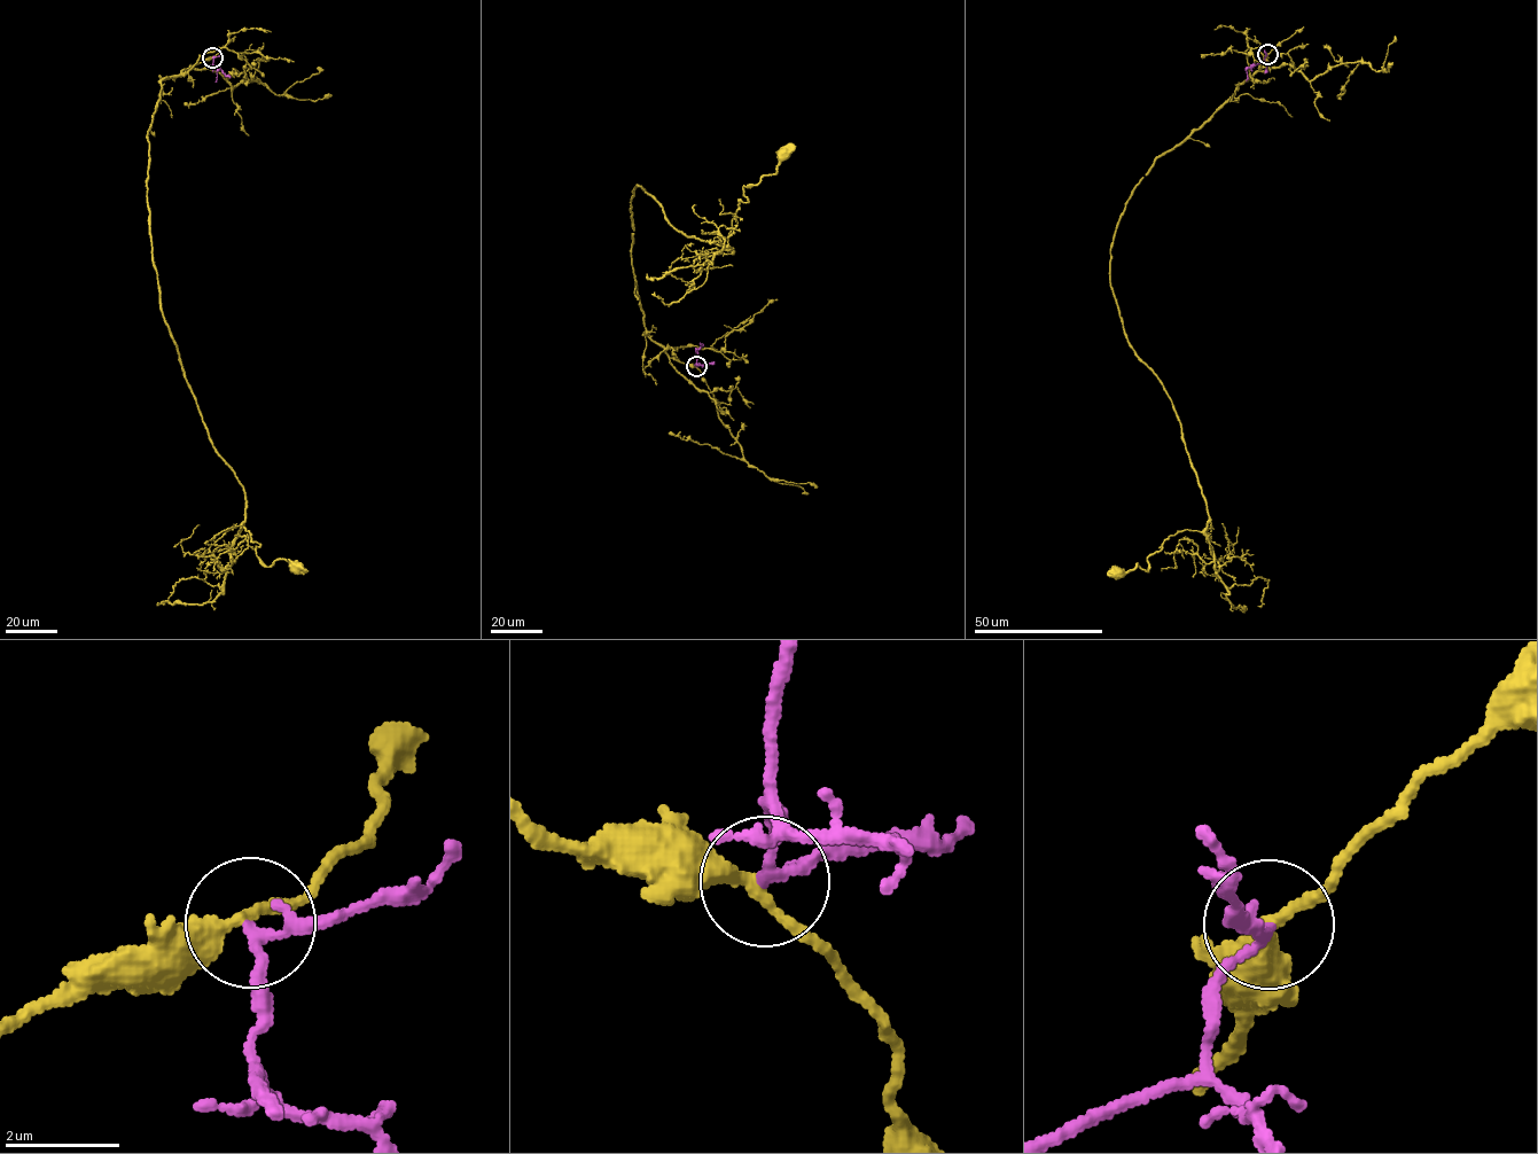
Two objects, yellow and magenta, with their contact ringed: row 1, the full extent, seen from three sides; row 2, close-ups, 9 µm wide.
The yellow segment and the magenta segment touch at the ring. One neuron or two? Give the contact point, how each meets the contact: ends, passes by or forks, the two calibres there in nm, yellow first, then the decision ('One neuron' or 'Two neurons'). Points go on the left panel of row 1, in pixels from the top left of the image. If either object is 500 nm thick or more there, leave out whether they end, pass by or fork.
Place: (212, 57). At the ring yellow passes by. At the ring magenta forks. Thickness 280 nm (yellow) against 120 nm. One neuron

